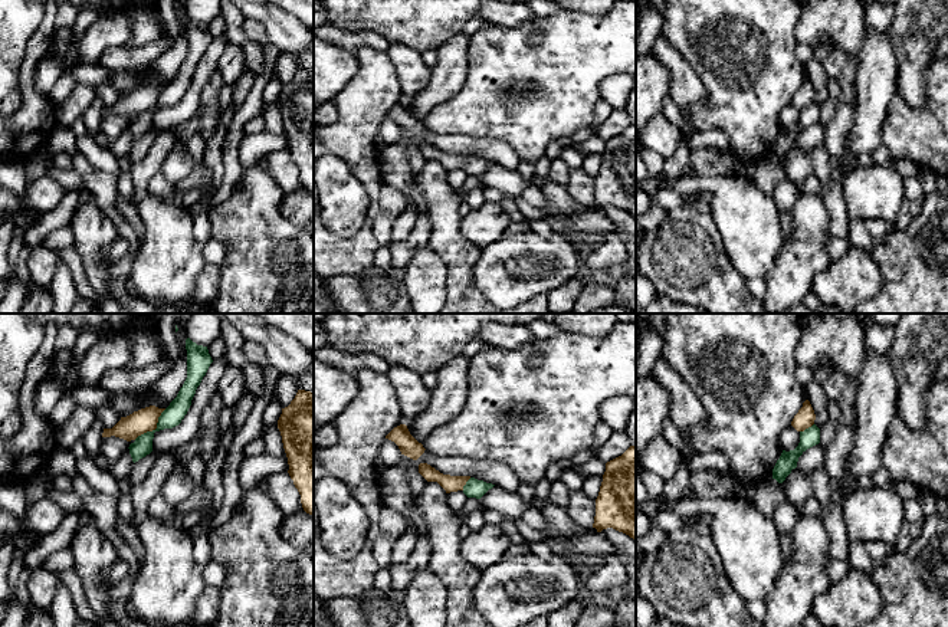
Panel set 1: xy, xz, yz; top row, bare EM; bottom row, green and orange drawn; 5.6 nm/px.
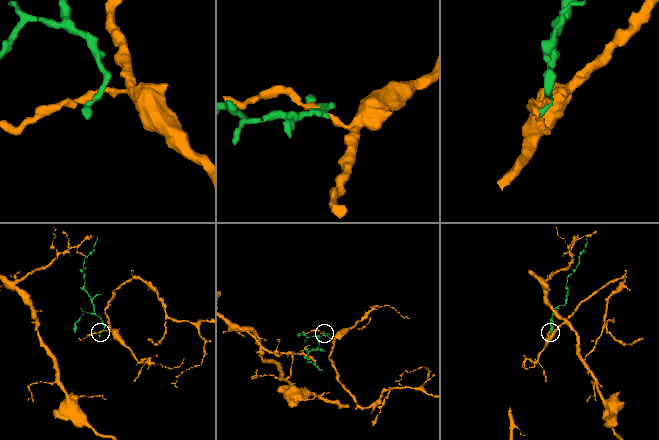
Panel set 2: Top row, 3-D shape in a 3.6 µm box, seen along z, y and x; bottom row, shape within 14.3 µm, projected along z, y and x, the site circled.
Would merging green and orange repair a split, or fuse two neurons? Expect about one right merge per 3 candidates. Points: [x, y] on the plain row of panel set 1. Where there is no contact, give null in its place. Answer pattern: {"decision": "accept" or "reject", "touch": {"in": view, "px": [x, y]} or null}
{"decision": "reject", "touch": {"in": "xy", "px": [156, 107]}}

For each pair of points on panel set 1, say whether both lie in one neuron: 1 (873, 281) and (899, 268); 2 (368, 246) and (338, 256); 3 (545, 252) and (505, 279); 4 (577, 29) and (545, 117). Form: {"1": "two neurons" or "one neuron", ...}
{"1": "two neurons", "2": "one neuron", "3": "one neuron", "4": "one neuron"}

